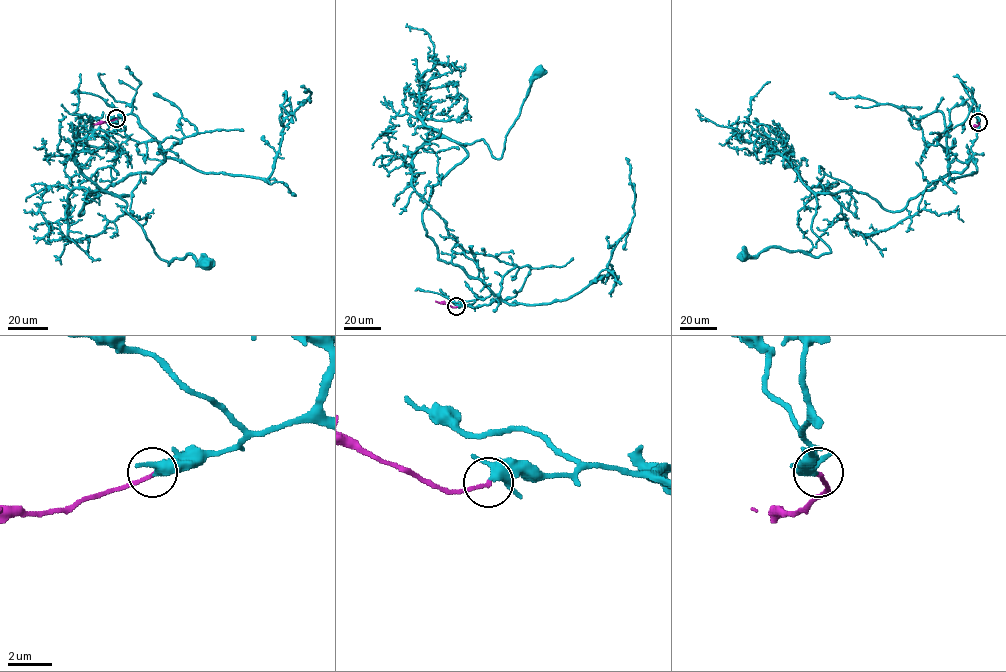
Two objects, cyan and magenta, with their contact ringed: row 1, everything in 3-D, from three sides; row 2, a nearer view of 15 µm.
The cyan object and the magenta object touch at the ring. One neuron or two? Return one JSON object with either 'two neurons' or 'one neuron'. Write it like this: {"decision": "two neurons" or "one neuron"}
{"decision": "one neuron"}

